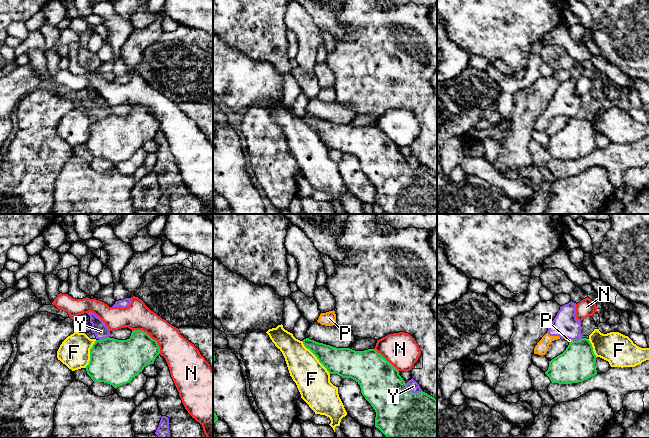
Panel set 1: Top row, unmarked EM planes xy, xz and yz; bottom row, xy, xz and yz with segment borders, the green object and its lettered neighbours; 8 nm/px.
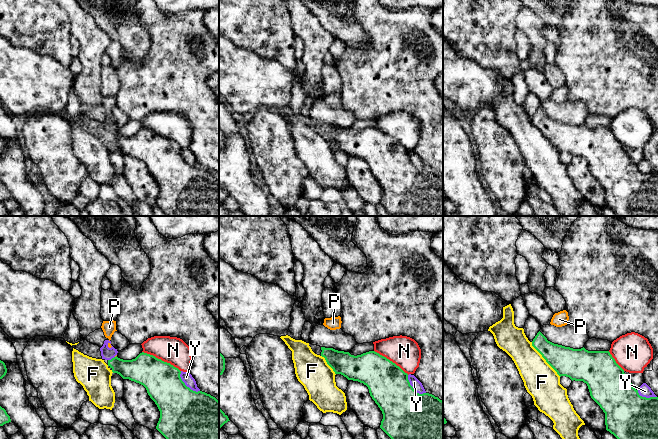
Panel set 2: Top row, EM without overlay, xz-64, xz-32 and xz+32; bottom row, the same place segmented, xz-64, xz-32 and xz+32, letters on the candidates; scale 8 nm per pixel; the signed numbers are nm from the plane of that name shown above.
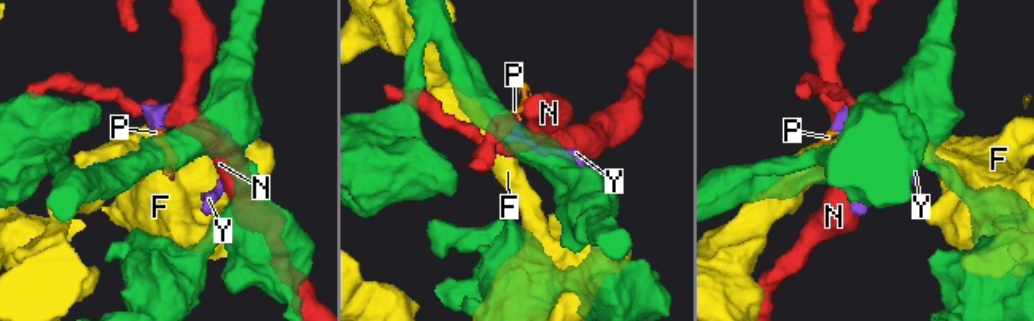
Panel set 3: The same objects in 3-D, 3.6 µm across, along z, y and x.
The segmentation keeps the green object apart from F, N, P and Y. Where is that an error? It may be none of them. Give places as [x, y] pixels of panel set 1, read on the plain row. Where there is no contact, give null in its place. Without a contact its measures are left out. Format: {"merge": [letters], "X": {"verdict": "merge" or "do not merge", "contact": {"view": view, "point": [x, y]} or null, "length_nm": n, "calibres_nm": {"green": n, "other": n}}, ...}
{"merge": [], "F": {"verdict": "do not merge", "contact": {"view": "xz", "point": [317, 134]}, "length_nm": 360, "calibres_nm": {"green": 240, "other": 280}}, "N": {"verdict": "do not merge", "contact": {"view": "xy", "point": [149, 112]}, "length_nm": 300, "calibres_nm": {"green": 300, "other": 240}}, "P": {"verdict": "do not merge", "contact": {"view": "yz", "point": [571, 118]}, "length_nm": 40, "calibres_nm": {"green": 280, "other": 20}}, "Y": {"verdict": "do not merge", "contact": {"view": "xz", "point": [411, 168]}, "length_nm": 150, "calibres_nm": {"green": 500, "other": 90}}}

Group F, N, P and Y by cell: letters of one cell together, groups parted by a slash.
F / N / P Y

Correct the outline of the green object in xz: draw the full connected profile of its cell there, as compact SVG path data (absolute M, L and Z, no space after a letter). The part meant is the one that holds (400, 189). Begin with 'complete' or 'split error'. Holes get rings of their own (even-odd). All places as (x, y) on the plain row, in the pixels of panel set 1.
complete; M309 114L302 118L329 150L351 154L360 161L362 171L376 188L375 203L387 214L437 214L437 176L423 167L412 169L399 147L375 125L336 124Z

